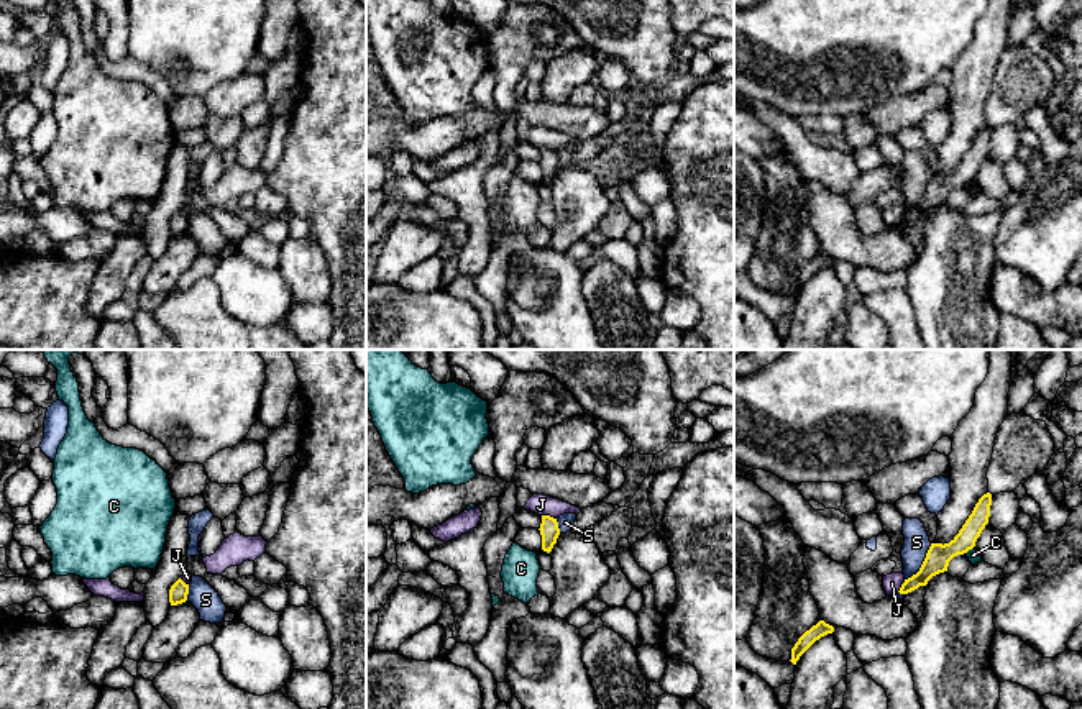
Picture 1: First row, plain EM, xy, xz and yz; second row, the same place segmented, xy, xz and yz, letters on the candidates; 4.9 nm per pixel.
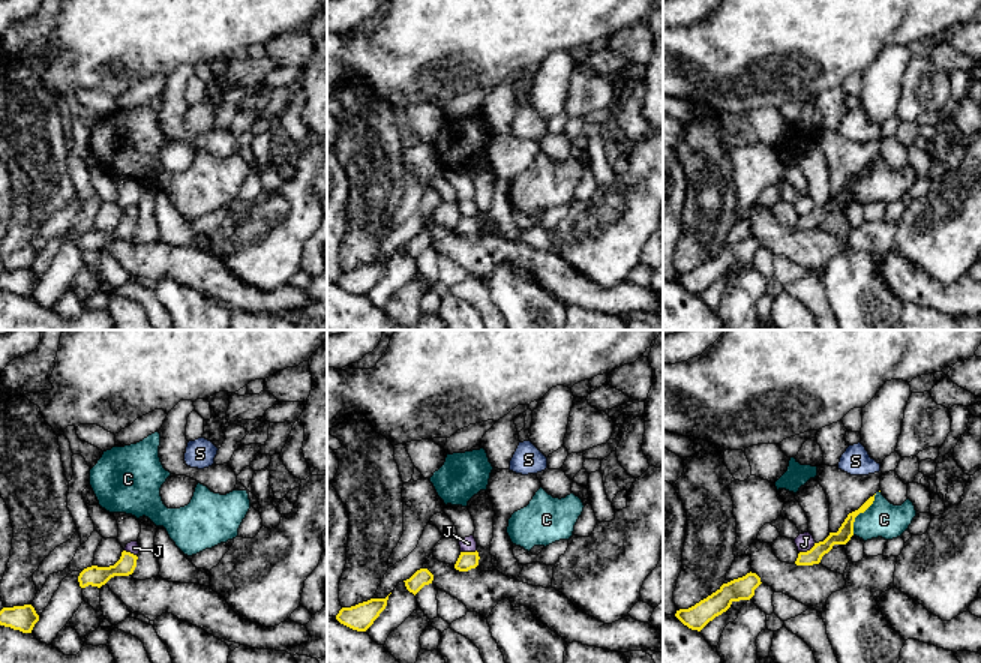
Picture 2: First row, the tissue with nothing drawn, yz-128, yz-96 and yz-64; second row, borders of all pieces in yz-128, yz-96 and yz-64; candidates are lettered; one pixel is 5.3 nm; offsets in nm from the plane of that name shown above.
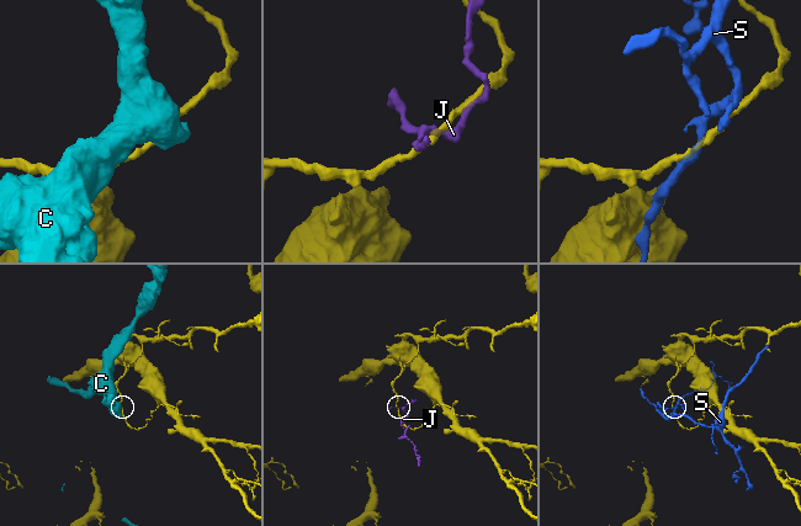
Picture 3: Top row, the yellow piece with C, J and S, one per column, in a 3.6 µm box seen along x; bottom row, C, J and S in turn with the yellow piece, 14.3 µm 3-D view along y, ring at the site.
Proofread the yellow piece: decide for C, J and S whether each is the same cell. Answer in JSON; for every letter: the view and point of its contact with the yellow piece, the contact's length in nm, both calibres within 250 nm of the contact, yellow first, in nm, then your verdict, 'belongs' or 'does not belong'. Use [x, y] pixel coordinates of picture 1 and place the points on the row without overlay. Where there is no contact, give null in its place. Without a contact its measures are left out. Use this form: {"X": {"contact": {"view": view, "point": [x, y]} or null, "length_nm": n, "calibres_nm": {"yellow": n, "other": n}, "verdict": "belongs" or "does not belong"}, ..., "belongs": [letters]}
{"C": {"contact": {"view": "yz", "point": [969, 181]}, "length_nm": 50, "calibres_nm": {"yellow": 120, "other": 60}, "verdict": "does not belong"}, "J": {"contact": {"view": "xz", "point": [549, 148]}, "length_nm": 80, "calibres_nm": {"yellow": 100, "other": 100}, "verdict": "does not belong"}, "S": {"contact": {"view": "yz", "point": [923, 196]}, "length_nm": 220, "calibres_nm": {"yellow": 120, "other": 130}, "verdict": "does not belong"}, "belongs": []}

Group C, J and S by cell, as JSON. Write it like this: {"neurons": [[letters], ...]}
{"neurons": [["C"], ["J"], ["S"]]}

